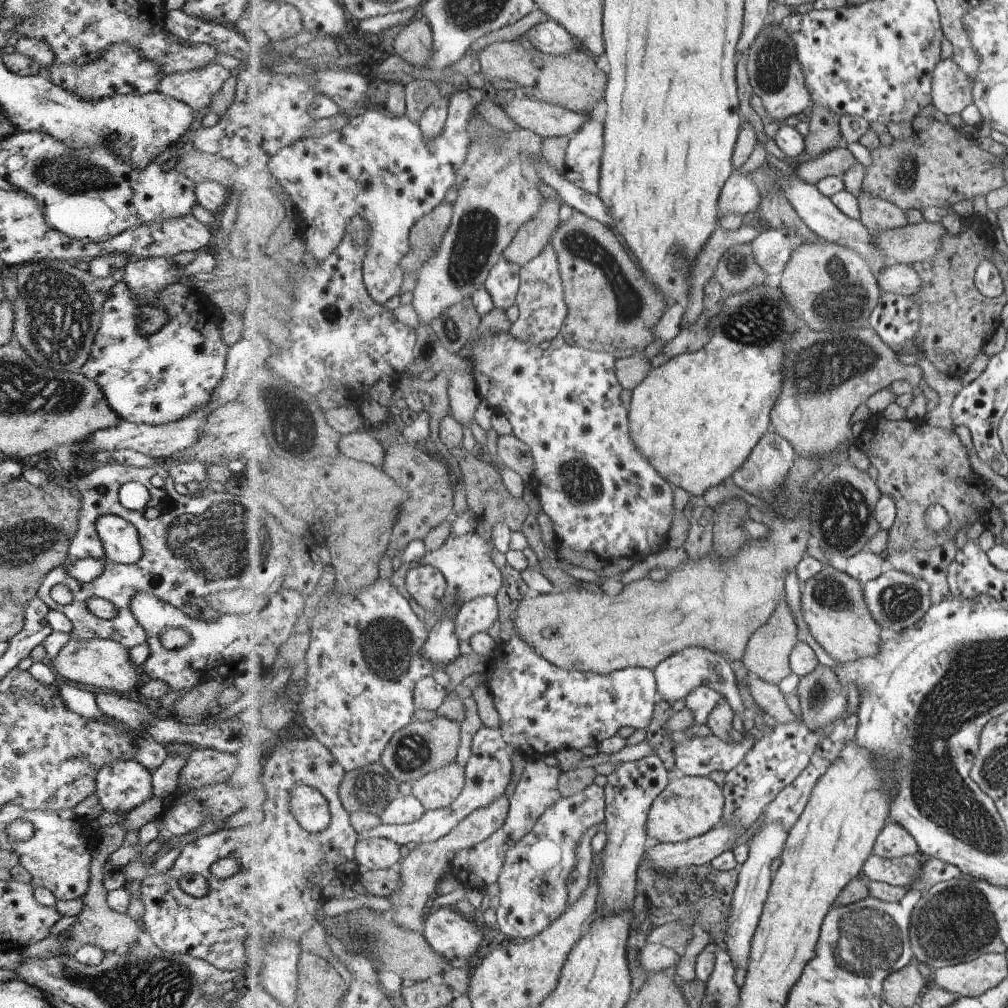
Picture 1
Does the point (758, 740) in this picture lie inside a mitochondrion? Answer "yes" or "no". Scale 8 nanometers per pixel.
no

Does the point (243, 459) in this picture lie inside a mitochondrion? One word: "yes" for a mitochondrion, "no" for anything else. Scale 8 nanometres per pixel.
no

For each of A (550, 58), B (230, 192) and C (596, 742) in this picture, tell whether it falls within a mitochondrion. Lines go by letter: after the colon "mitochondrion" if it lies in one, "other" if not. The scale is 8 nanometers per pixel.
A: other
B: other
C: other

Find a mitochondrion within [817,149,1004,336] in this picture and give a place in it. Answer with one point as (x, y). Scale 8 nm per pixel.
(903, 178)

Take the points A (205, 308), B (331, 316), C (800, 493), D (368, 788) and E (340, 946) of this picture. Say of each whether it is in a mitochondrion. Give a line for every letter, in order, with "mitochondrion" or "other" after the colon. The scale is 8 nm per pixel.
A: other
B: mitochondrion
C: mitochondrion
D: mitochondrion
E: mitochondrion

